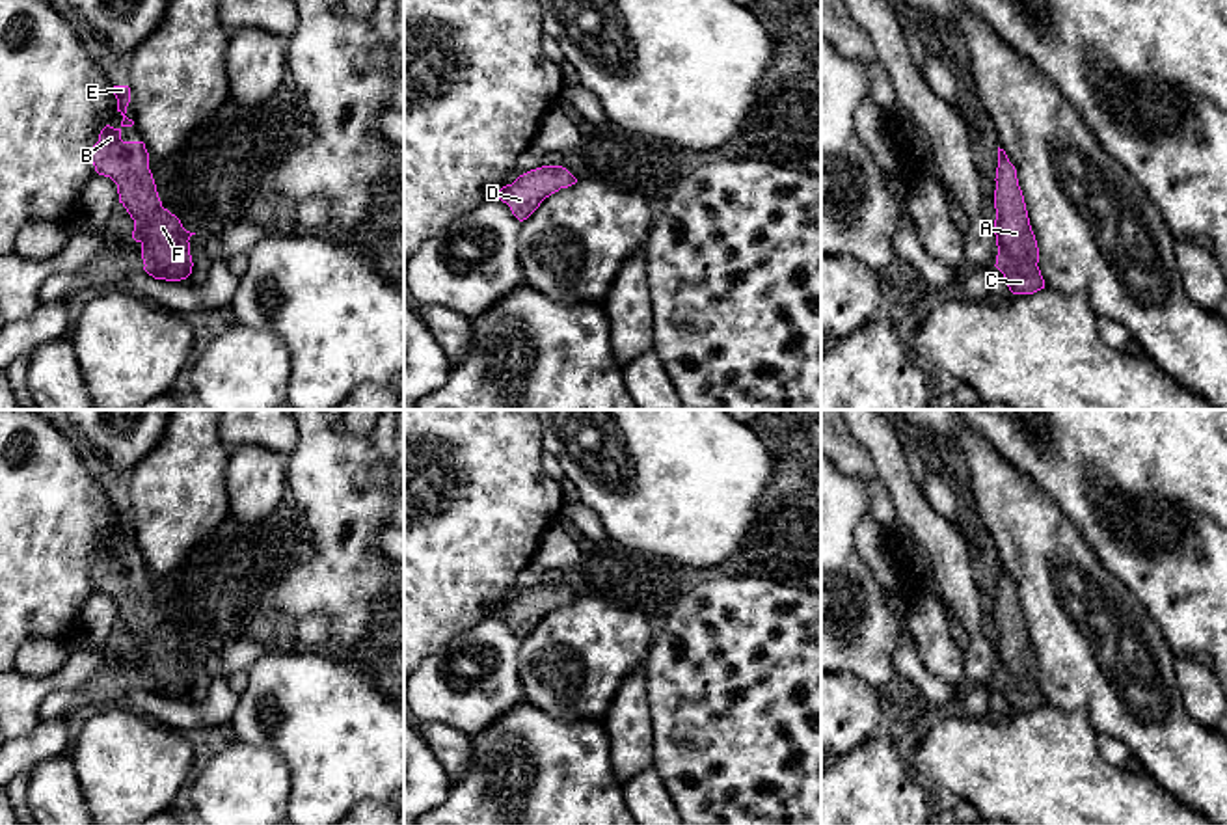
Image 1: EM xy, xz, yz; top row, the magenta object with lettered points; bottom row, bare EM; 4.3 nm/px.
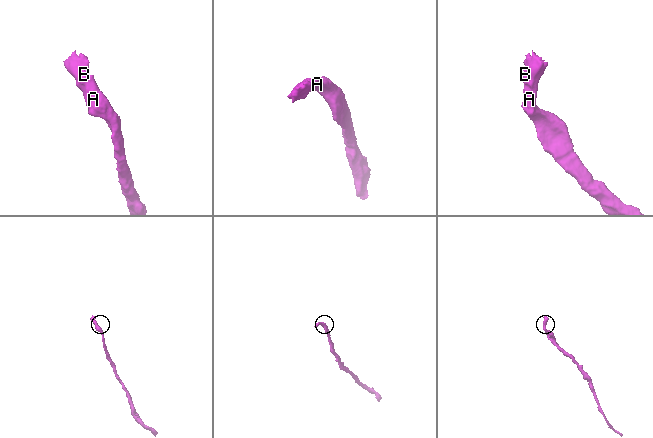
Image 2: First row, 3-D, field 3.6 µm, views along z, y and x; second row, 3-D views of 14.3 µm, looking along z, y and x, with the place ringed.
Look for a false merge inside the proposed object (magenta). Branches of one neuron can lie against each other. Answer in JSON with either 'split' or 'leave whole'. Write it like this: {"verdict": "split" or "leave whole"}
{"verdict": "leave whole"}

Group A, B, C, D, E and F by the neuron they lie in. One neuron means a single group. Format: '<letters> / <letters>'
A B C D E F

